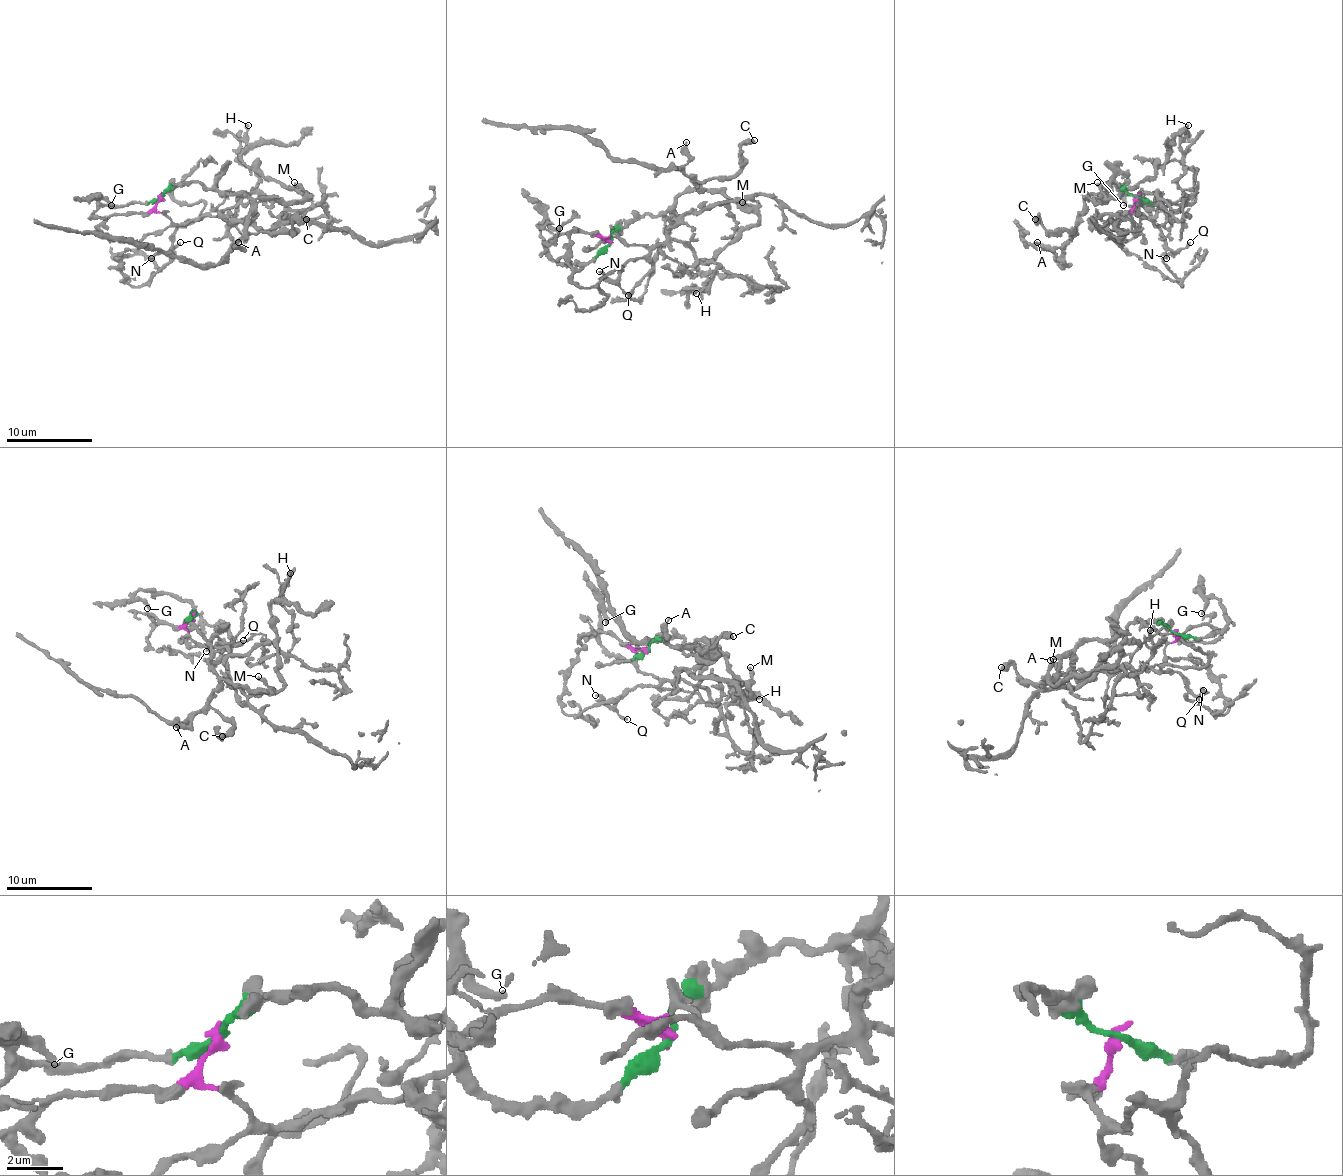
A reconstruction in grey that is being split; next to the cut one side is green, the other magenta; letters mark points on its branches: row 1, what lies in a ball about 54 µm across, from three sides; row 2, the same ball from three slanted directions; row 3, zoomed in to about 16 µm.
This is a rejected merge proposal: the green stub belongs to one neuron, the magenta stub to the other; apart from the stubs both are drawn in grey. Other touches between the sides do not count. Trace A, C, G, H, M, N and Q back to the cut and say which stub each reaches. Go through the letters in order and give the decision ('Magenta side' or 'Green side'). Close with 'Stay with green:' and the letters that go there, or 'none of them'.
A: Green side
C: Green side
G: Green side
H: Magenta side
M: Green side
N: Magenta side
Q: Magenta side
Stay with green: A, C, G, M

